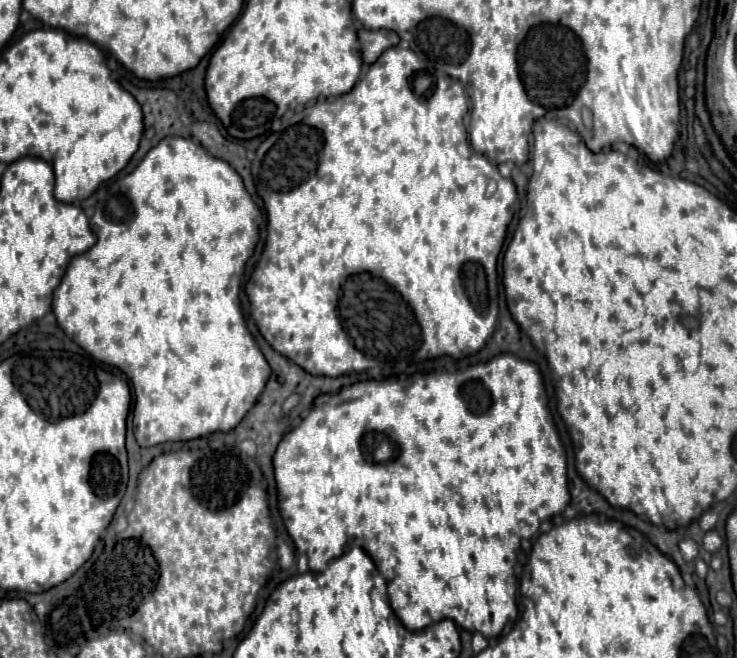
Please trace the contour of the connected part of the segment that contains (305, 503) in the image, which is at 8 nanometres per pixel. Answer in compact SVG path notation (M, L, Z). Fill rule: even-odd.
M498 354L484 364L474 364L466 370L458 370L456 374L432 372L412 374L406 380L366 380L356 382L348 388L340 388L334 394L320 394L314 400L308 416L302 418L302 422L296 428L284 434L274 452L272 464L280 516L290 538L294 540L296 550L308 558L310 570L320 572L332 558L344 554L344 548L362 546L376 562L376 568L380 570L386 582L392 582L396 578L396 584L388 584L388 598L392 610L408 630L422 630L432 622L450 618L458 626L470 632L480 632L488 640L498 638L504 632L504 628L508 624L514 624L518 618L518 580L514 574L514 564L516 554L520 550L520 540L534 538L538 534L540 522L556 514L562 514L570 500L566 488L566 454L548 410L548 398L542 386L538 366L532 362L524 362L514 354Z

